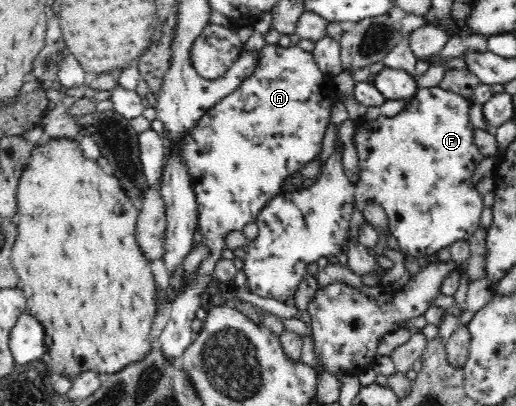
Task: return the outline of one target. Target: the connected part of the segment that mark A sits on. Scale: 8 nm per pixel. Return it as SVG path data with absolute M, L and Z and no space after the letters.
M266 44L260 50L260 58L254 72L242 82L242 86L208 110L198 122L198 126L179 140L179 157L187 166L198 203L197 228L204 237L203 242L209 250L209 255L200 262L190 286L172 302L170 318L159 339L160 351L166 359L180 362L183 352L194 340L190 326L196 316L196 310L202 305L200 296L206 292L212 280L215 280L214 266L222 259L222 251L226 250L226 234L241 232L246 224L255 222L264 206L283 194L282 187L286 178L297 170L314 165L320 155L322 139L331 123L332 106L338 102L338 94L326 94L322 90L326 82L324 74L320 72L312 53L297 46Z

